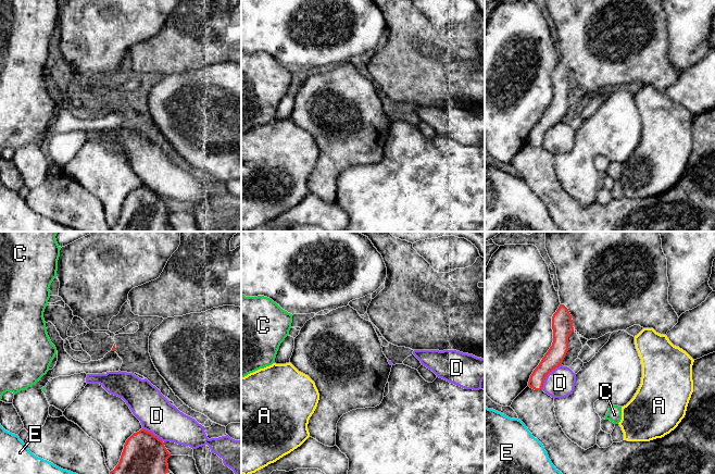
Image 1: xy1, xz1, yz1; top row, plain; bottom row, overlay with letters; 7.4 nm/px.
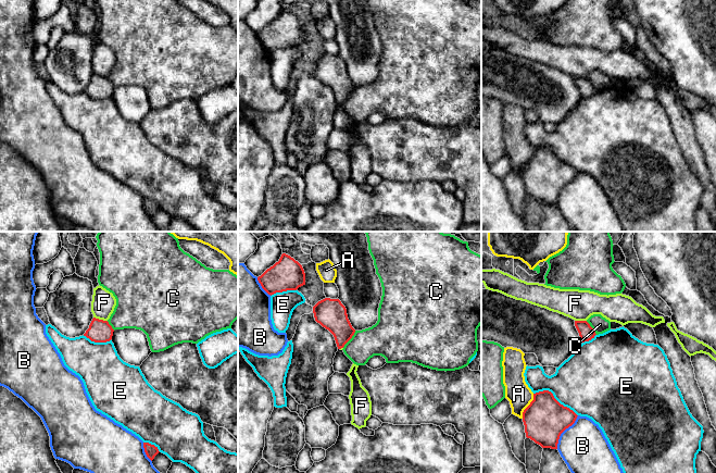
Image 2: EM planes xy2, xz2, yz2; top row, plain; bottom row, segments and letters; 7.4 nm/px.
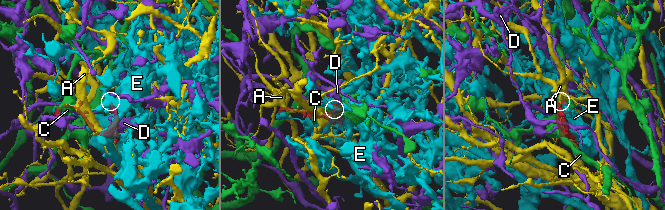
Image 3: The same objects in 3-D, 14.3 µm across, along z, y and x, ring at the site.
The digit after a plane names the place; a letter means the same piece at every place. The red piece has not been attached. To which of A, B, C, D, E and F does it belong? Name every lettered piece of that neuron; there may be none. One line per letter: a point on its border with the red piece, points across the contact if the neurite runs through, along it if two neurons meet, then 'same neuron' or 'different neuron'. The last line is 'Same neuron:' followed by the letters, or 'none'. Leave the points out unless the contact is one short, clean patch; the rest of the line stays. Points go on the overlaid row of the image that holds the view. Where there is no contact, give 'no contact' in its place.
A: yz2 (528, 406) | different neuron
B: yz2 (563, 431) | different neuron
C: xz2 (350, 338) | along xz2 (355, 331), (342, 347) | different neuron
D: yz1 (547, 374) | different neuron
E: yz2 (554, 398) | different neuron
F: xy2 (100, 320) | along xy2 (93, 316), (107, 321) | different neuron
Same neuron: none

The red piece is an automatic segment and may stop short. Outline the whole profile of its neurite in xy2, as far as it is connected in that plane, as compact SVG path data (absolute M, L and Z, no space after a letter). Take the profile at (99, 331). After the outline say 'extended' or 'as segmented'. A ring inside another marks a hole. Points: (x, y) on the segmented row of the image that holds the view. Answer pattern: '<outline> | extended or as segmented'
M93 318L84 336L95 343L106 343L112 339L113 332L108 321Z | as segmented

